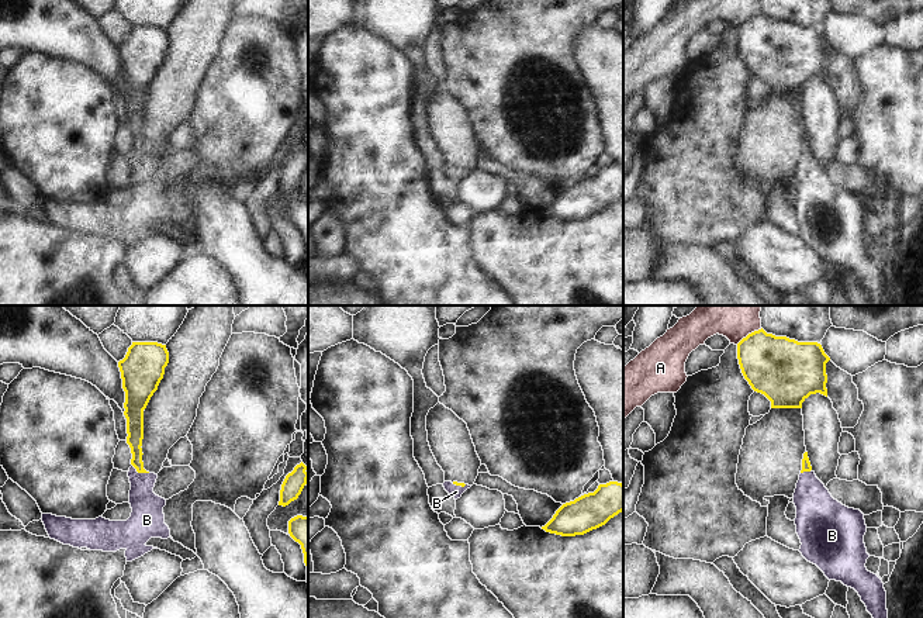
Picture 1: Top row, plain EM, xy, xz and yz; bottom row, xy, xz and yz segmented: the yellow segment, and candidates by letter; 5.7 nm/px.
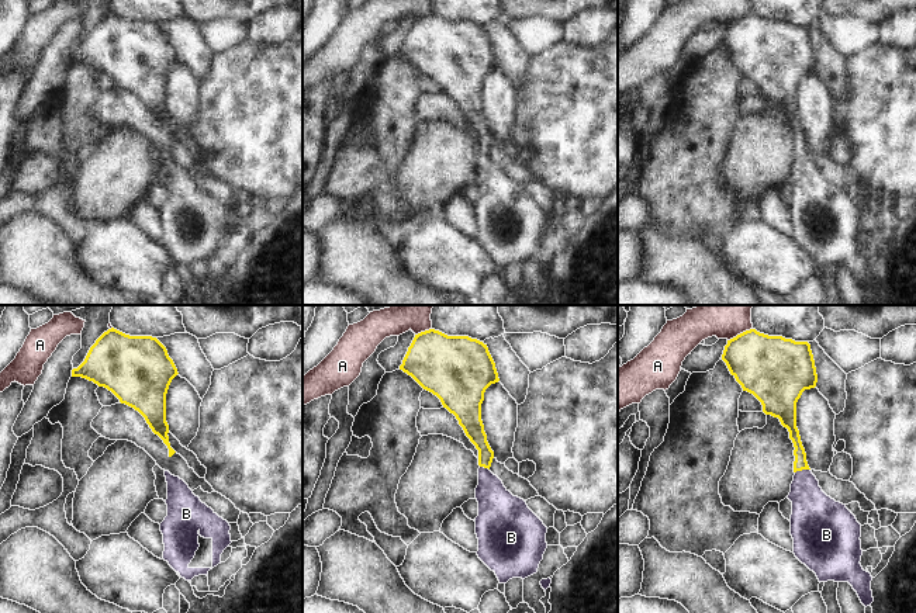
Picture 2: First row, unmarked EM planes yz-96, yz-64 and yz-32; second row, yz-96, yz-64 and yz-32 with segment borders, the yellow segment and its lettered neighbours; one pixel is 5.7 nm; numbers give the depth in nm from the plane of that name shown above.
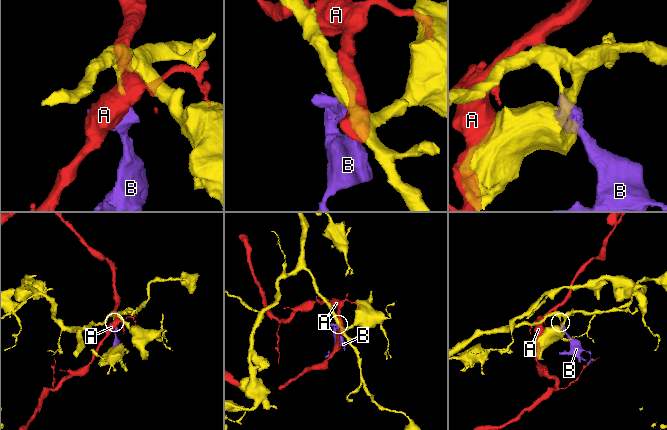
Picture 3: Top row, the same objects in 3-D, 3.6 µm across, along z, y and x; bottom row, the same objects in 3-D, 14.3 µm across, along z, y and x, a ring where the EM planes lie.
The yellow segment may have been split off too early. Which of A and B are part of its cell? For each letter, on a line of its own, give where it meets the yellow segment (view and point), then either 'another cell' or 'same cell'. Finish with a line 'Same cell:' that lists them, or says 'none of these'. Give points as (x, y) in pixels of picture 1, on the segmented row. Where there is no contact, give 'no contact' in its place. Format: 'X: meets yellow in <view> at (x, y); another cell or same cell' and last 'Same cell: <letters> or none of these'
A: meets yellow in yz at (749, 334); another cell
B: meets yellow in xy at (139, 472); same cell
Same cell: B

